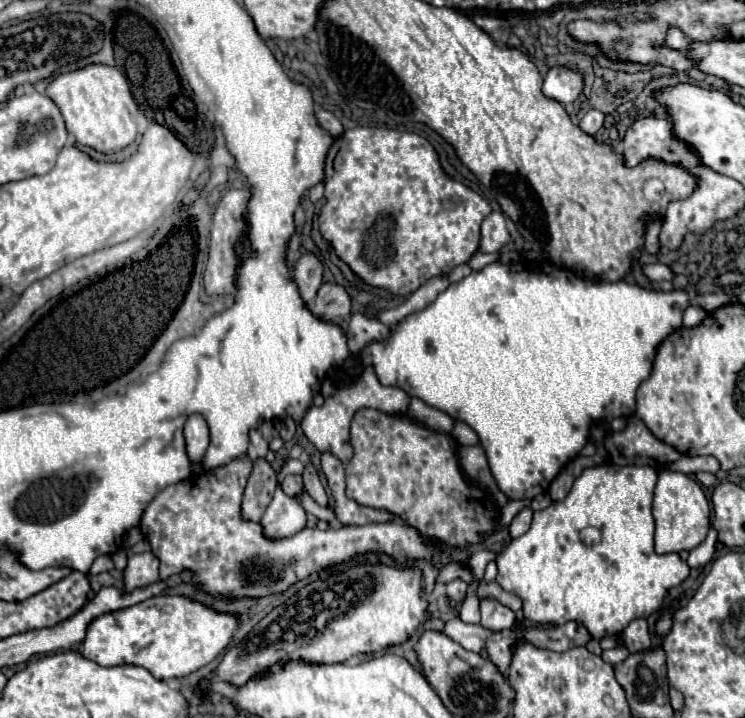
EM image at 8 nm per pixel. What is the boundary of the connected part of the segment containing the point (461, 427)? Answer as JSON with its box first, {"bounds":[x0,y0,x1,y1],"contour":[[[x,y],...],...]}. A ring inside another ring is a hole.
{"bounds":[452,422,478,446],"contour":[[[456,422],[454,430],[452,430],[452,436],[462,446],[474,446],[474,444],[478,444],[476,432],[468,424],[464,424],[464,422]]]}

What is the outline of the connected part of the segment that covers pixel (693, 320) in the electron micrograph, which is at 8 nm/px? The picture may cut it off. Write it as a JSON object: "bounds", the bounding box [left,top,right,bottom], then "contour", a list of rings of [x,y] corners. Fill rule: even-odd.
{"bounds":[684,306,706,328],"contour":[[[690,306],[686,312],[684,312],[684,326],[686,328],[694,328],[696,324],[700,324],[700,320],[704,320],[706,312],[698,306]]]}

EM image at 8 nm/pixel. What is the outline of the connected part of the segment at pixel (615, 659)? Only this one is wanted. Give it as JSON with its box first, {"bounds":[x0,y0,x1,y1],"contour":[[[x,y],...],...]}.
{"bounds":[602,647,629,664],"contour":[[[616,647],[610,650],[602,650],[602,660],[608,664],[618,664],[629,656],[629,651],[625,647]]]}

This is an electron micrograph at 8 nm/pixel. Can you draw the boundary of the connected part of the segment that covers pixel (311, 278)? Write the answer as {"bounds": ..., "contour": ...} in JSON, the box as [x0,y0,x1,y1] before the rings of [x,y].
{"bounds":[292,254,322,306],"contour":[[[314,254],[302,256],[292,270],[292,280],[296,282],[300,298],[304,300],[304,304],[310,306],[312,300],[316,298],[320,284],[322,284],[322,262],[320,262],[320,258]]]}

